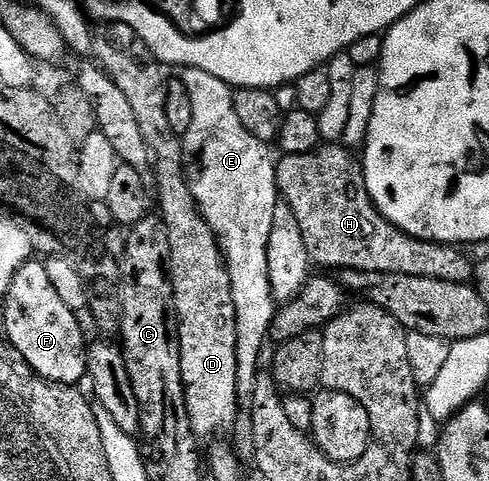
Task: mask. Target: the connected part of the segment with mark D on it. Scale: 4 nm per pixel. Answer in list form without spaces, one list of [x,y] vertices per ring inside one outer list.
[[[102,38],[95,39],[92,49],[93,55],[96,57],[97,63],[100,65],[103,72],[112,78],[112,82],[116,82],[116,86],[120,86],[124,98],[128,98],[128,102],[132,105],[132,110],[136,114],[136,122],[140,126],[140,135],[144,138],[144,146],[148,146],[152,164],[152,177],[154,176],[154,184],[158,187],[158,202],[162,206],[160,215],[165,224],[168,225],[168,234],[170,235],[170,266],[168,275],[170,285],[174,288],[174,314],[178,318],[178,341],[180,342],[180,370],[182,371],[182,381],[186,387],[186,409],[188,410],[188,418],[195,436],[199,438],[221,437],[226,432],[229,433],[234,427],[234,423],[238,420],[240,411],[240,401],[238,399],[238,351],[236,350],[236,306],[232,302],[232,290],[230,289],[230,275],[226,269],[226,259],[222,256],[222,247],[218,244],[218,237],[215,236],[212,226],[208,226],[208,222],[202,217],[202,211],[198,209],[196,198],[190,189],[190,183],[186,181],[186,173],[182,166],[182,141],[172,130],[172,126],[168,123],[168,114],[166,110],[166,86],[168,76],[165,76],[163,65],[157,62],[149,62],[145,64],[142,60],[137,60],[130,52],[125,52],[122,48],[117,48],[114,44],[109,44],[108,41]]]

